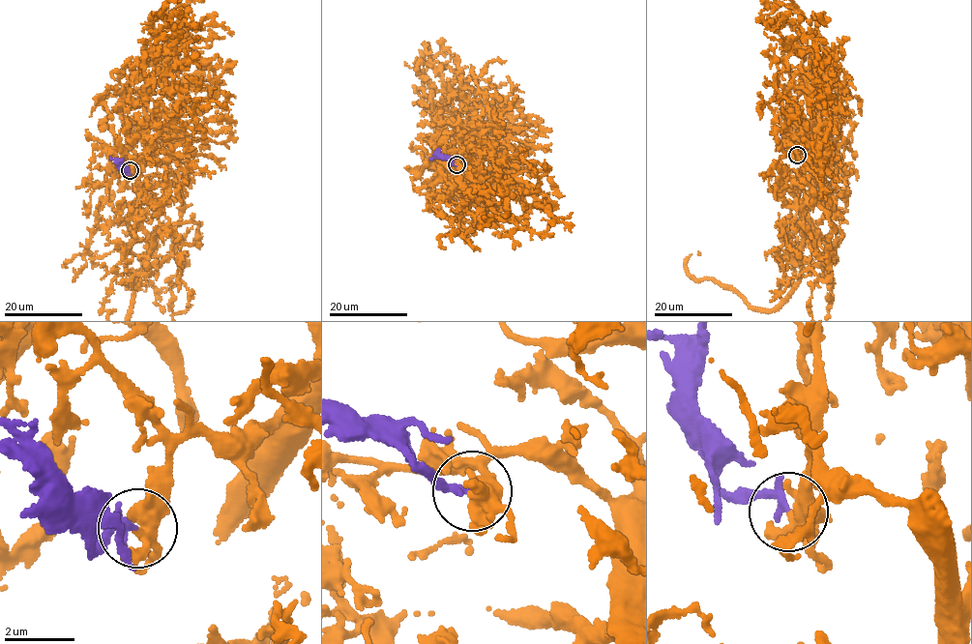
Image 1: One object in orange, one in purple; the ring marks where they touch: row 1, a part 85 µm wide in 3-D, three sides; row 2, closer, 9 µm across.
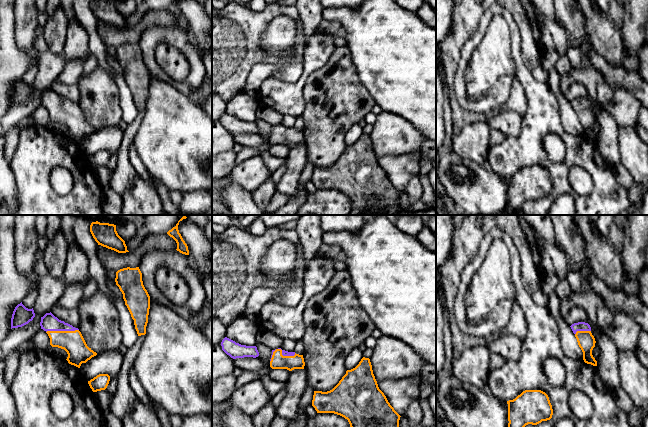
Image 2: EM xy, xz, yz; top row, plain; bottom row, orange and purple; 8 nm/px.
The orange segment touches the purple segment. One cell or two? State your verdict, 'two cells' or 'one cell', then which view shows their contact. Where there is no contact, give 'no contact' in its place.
one cell | xy

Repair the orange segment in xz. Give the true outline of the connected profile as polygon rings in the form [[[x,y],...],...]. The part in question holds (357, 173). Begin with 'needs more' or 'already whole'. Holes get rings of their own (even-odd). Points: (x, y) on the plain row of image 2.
already whole; [[[363,133],[355,144],[347,146],[332,166],[314,167],[312,182],[317,189],[334,189],[347,195],[351,203],[348,215],[396,215],[401,212],[401,192],[379,165],[369,134]]]

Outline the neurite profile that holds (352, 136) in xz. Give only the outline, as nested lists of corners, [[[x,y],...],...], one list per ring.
[[[355,124],[353,127],[349,129],[349,131],[345,135],[345,144],[346,146],[351,146],[355,144],[361,135],[363,134],[363,127]]]

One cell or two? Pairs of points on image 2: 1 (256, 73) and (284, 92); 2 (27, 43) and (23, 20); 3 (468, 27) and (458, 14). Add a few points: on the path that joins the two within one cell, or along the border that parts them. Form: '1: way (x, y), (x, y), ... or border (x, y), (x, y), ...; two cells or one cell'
1: border (271, 77), (262, 83), (254, 96); two cells
2: way (25, 37), (25, 26); one cell
3: way (465, 25), (458, 17); one cell

